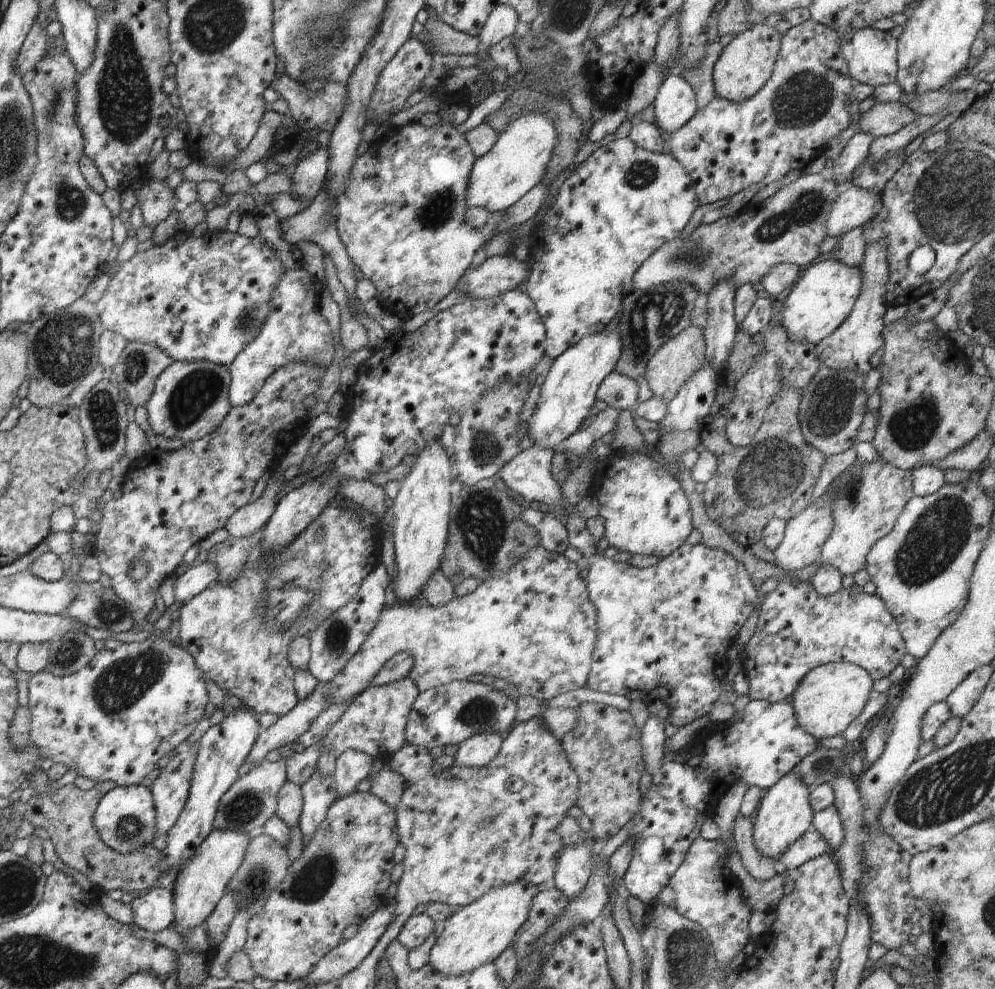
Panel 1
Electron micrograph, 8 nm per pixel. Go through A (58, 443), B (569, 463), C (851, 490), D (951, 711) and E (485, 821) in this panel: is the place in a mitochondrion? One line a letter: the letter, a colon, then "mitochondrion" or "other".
A: other
B: other
C: mitochondrion
D: other
E: mitochondrion

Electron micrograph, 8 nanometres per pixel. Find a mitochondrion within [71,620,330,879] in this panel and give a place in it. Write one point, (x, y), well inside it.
(122, 684)

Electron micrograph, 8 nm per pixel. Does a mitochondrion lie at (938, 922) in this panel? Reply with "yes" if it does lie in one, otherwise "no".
no

